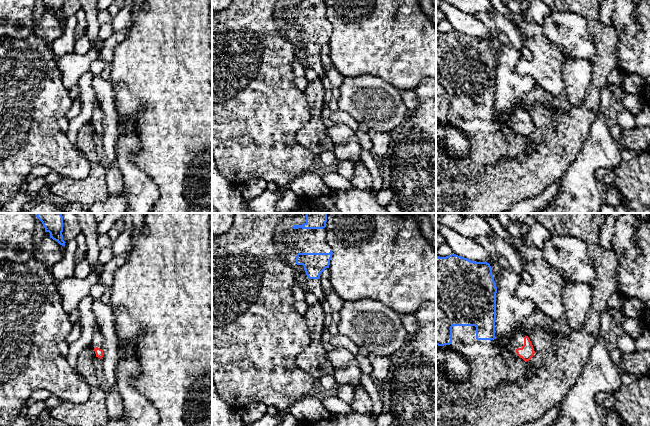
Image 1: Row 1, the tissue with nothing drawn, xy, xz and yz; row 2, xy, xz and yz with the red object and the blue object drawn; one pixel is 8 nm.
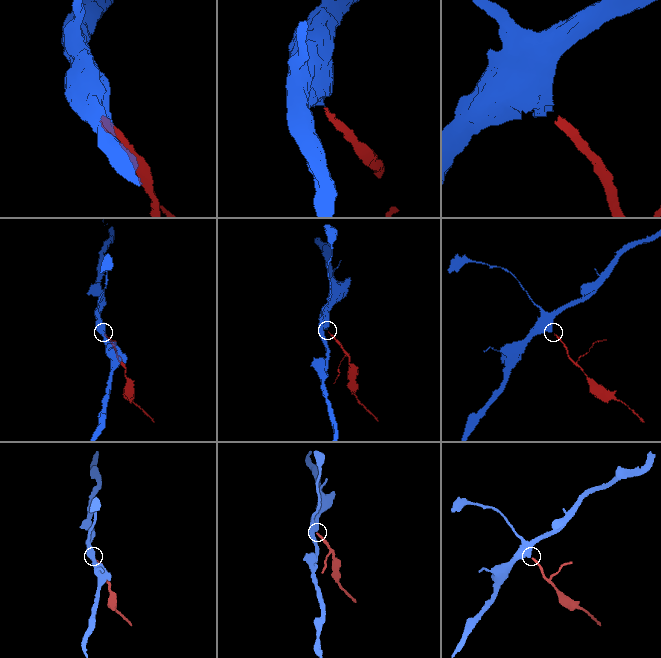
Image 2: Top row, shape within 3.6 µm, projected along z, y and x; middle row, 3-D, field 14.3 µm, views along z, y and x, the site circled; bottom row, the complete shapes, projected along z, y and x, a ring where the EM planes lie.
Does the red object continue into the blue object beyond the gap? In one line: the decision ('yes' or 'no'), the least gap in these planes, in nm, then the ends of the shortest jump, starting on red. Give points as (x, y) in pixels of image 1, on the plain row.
yes; gap 200 nm; span yz (516, 125), (494, 114)

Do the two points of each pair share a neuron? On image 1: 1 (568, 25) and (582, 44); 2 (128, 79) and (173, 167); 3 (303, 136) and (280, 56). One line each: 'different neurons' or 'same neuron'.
1: same neuron
2: same neuron
3: different neurons

